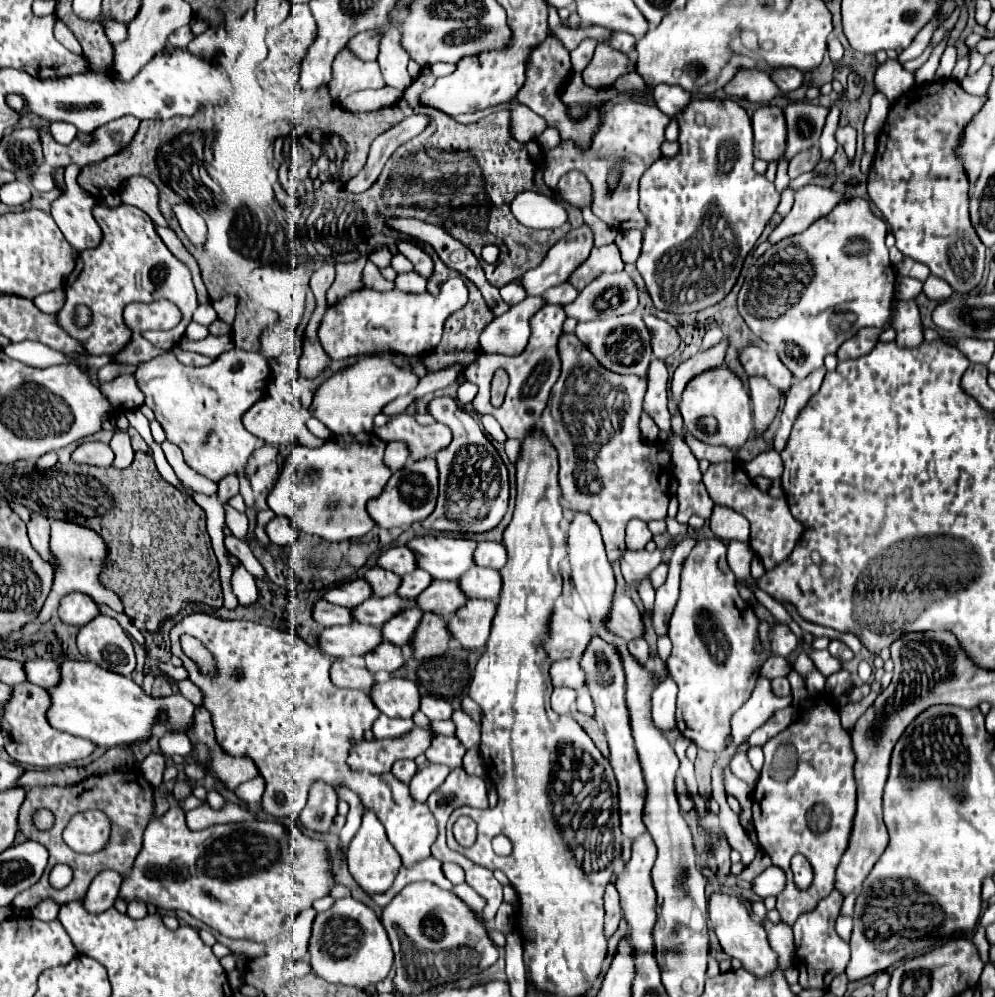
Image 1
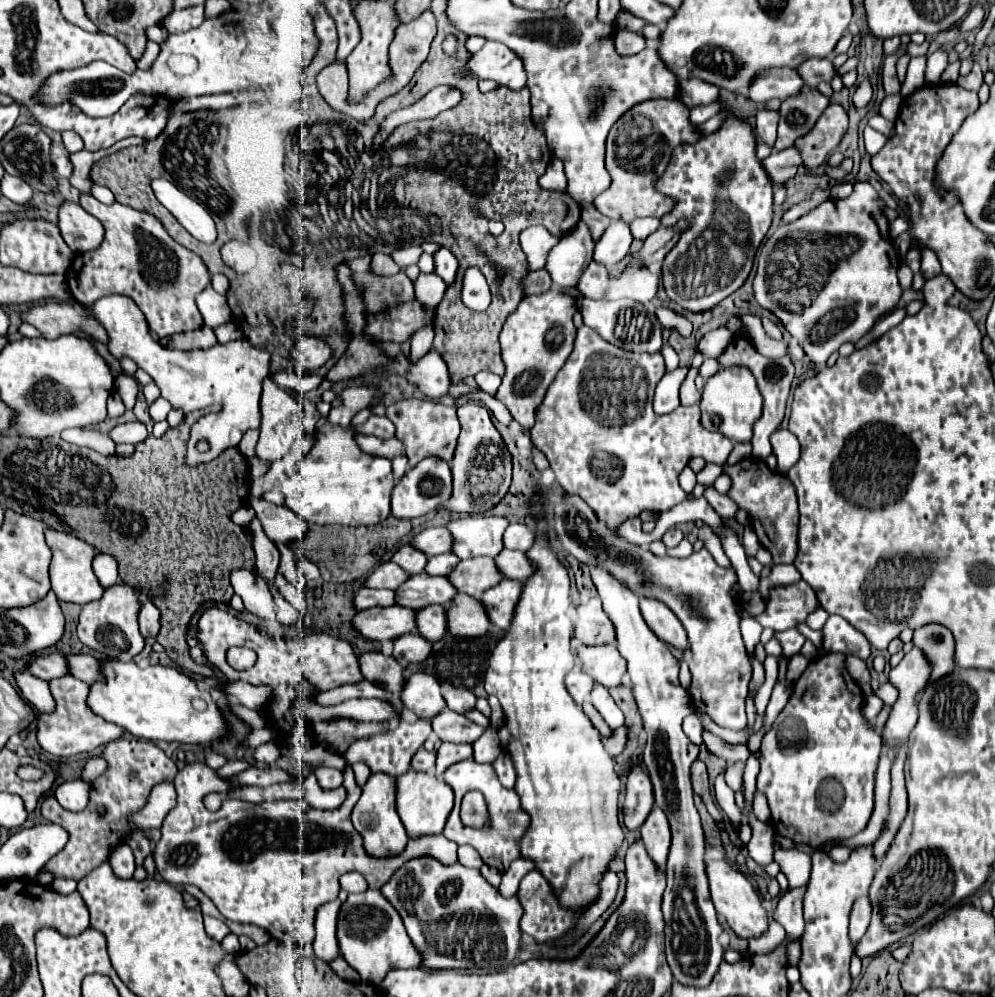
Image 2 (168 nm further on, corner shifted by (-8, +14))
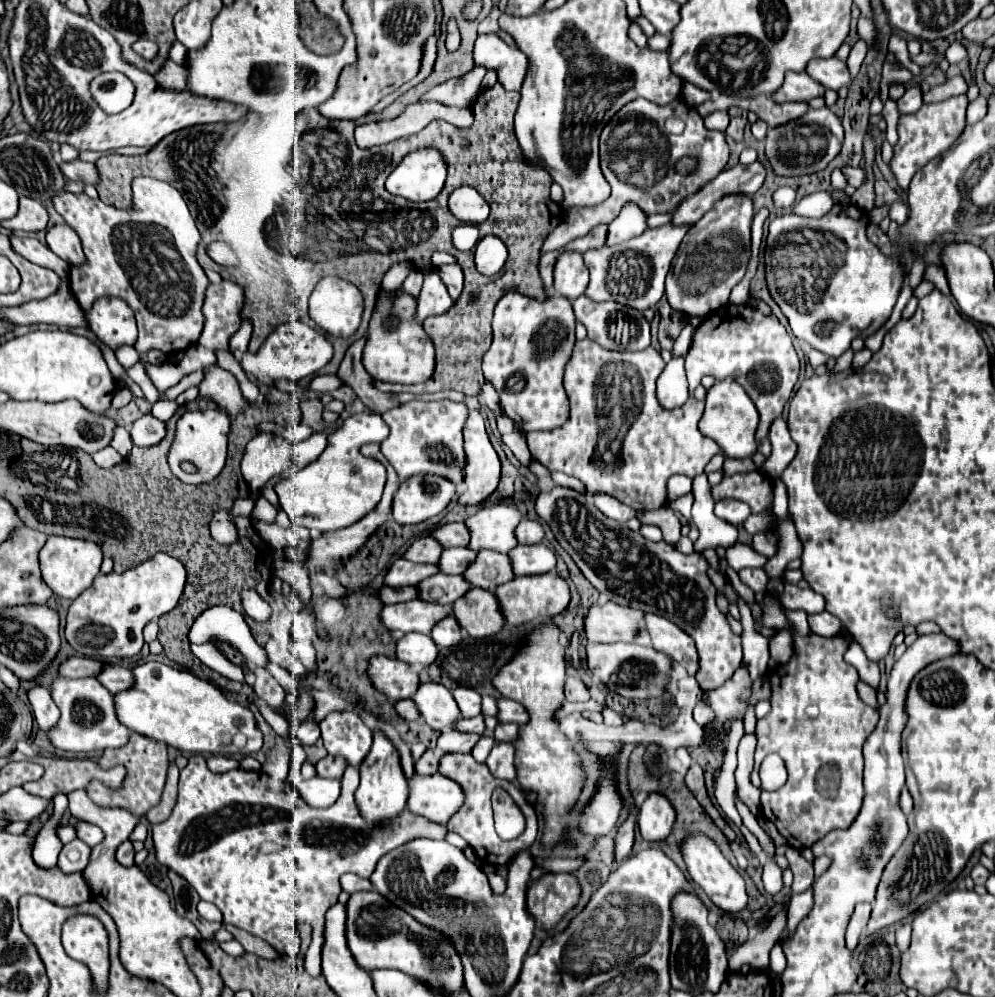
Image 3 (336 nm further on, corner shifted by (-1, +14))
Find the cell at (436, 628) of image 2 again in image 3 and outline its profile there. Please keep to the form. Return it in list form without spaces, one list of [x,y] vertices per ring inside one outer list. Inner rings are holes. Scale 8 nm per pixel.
[[[448,616],[434,626],[432,638],[440,648],[452,648],[462,642],[462,628],[454,616]]]

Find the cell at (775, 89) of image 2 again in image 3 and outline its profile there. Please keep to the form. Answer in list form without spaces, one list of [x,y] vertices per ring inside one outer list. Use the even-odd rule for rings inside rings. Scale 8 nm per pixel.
[[[788,72],[782,88],[772,96],[774,102],[808,102],[812,98],[824,96],[826,88],[812,80],[806,72]]]

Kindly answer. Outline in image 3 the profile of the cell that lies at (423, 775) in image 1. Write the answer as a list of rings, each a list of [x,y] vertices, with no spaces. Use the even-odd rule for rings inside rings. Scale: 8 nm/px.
[[[444,730],[438,738],[438,748],[440,752],[472,752],[474,744],[480,740],[478,734],[466,734],[466,732],[458,732],[458,730]]]

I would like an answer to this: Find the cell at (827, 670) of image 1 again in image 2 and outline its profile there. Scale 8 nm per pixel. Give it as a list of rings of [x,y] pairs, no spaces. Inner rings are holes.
[[[847,654],[845,666],[847,666],[849,674],[851,674],[861,686],[871,680],[871,678],[869,678],[869,670],[867,670],[867,666],[865,666],[865,662],[863,662],[861,658],[857,658],[857,656],[853,656],[853,654]]]

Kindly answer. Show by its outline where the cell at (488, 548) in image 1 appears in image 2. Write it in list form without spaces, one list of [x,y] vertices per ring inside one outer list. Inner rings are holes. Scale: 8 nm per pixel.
[[[509,524],[505,534],[503,534],[503,546],[511,548],[511,550],[521,550],[527,552],[533,544],[533,530],[525,524]]]

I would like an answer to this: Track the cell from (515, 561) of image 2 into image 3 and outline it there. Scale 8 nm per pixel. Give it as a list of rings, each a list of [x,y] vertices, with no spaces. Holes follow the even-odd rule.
[[[532,544],[532,546],[516,546],[510,550],[514,574],[544,574],[556,568],[556,554],[544,546],[544,544]]]

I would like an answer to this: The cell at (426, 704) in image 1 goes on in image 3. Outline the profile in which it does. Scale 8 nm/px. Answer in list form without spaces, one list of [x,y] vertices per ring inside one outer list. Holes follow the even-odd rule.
[[[456,688],[454,698],[456,698],[464,718],[474,718],[474,716],[478,716],[482,712],[482,708],[480,708],[482,696],[476,690],[472,690],[472,688]]]

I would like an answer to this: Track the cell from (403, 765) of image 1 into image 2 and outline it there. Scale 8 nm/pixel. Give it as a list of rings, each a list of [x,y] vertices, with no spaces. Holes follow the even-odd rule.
[[[421,748],[411,758],[411,768],[417,772],[433,772],[433,766],[435,766],[435,752],[427,752],[425,748]]]

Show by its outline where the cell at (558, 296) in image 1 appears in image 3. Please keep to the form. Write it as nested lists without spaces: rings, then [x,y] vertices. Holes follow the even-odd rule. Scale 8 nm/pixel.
[[[664,224],[660,228],[646,230],[642,236],[622,242],[618,246],[602,246],[596,250],[586,250],[582,254],[590,270],[590,284],[586,288],[586,296],[594,298],[594,302],[616,300],[636,310],[656,306],[664,296],[664,278],[670,270],[670,262],[688,230],[690,230],[688,226]]]

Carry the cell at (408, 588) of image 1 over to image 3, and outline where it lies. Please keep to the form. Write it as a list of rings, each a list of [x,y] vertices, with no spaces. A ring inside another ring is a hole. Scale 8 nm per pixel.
[[[446,548],[440,558],[440,570],[446,574],[462,574],[474,558],[476,552],[470,548]]]

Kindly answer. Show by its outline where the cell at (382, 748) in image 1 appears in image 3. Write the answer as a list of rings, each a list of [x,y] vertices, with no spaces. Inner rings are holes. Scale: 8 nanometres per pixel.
[[[194,754],[190,756],[188,760],[188,766],[184,770],[180,770],[180,784],[178,784],[178,802],[172,810],[172,816],[162,822],[162,824],[154,824],[152,826],[152,834],[154,834],[154,848],[156,848],[156,858],[162,866],[166,868],[172,868],[174,872],[178,872],[182,878],[186,878],[194,888],[202,900],[208,900],[212,904],[216,904],[222,914],[224,914],[224,924],[232,924],[236,928],[242,928],[262,940],[266,940],[270,946],[274,946],[274,950],[278,950],[280,954],[286,954],[288,958],[298,958],[300,956],[300,934],[298,934],[298,922],[308,922],[314,930],[314,934],[320,934],[320,944],[322,944],[322,934],[324,934],[324,916],[328,912],[330,906],[334,906],[338,902],[338,894],[342,892],[340,888],[340,876],[346,874],[346,872],[352,872],[352,874],[358,874],[358,876],[370,876],[376,868],[376,862],[388,854],[390,850],[414,840],[414,838],[432,838],[432,840],[444,840],[446,838],[446,832],[440,824],[436,822],[430,822],[428,818],[422,818],[418,814],[410,814],[410,810],[404,810],[398,818],[386,818],[386,822],[380,822],[380,824],[374,824],[374,826],[368,826],[366,818],[362,818],[358,806],[354,804],[354,790],[357,789],[360,782],[359,772],[354,766],[348,766],[344,776],[342,776],[342,794],[340,798],[330,806],[330,808],[312,808],[308,806],[306,802],[302,802],[302,796],[298,794],[296,788],[288,786],[288,790],[284,788],[276,788],[270,784],[270,776],[268,774],[260,774],[260,772],[250,772],[250,770],[230,770],[230,772],[224,772],[224,774],[212,774],[208,768],[206,768],[206,758],[202,754]]]

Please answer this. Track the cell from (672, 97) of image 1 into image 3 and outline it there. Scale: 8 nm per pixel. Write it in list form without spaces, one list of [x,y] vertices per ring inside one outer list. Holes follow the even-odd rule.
[[[684,82],[684,84],[682,84],[682,100],[684,100],[688,106],[698,106],[700,102],[704,102],[704,100],[708,100],[708,98],[710,98],[710,94],[708,94],[706,90],[702,90],[702,88],[698,88],[698,86],[690,84],[690,82]]]

